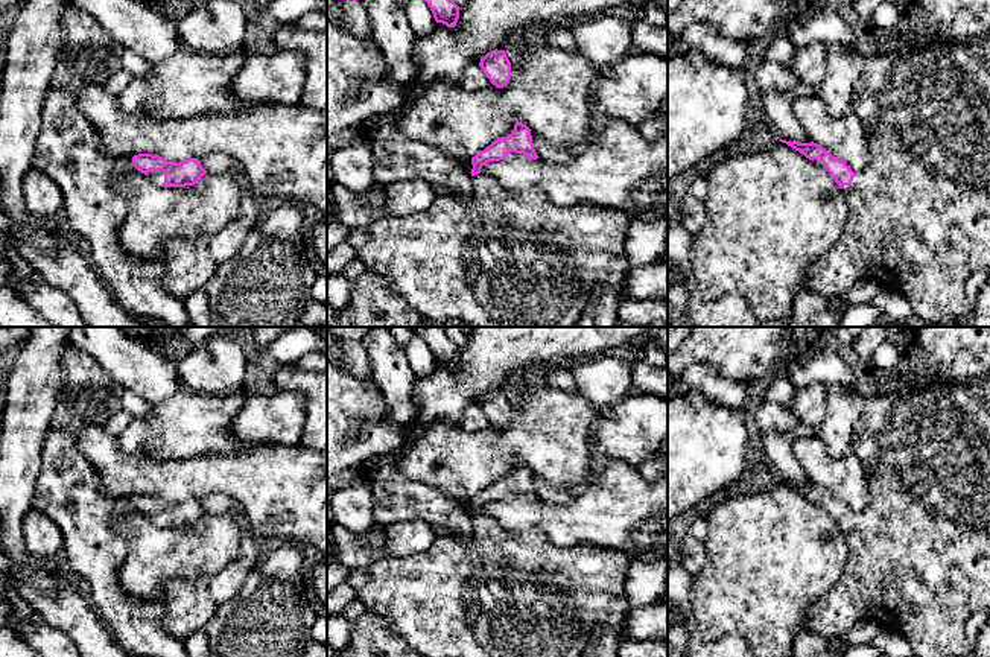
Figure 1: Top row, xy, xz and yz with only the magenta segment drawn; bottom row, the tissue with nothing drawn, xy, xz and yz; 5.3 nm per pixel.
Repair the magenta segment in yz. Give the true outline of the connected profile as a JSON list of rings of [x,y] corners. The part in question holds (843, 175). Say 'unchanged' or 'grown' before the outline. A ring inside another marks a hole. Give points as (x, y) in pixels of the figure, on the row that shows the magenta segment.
grown; [[[935,40],[929,46],[917,49],[893,46],[891,49],[882,50],[877,56],[865,59],[865,68],[861,73],[861,79],[855,84],[852,113],[861,120],[867,131],[871,152],[868,164],[859,172],[853,172],[842,160],[833,157],[814,141],[798,143],[779,140],[803,154],[806,158],[820,161],[839,186],[849,204],[847,227],[841,239],[826,256],[809,263],[803,290],[817,292],[824,297],[844,297],[859,280],[874,280],[882,289],[902,294],[909,301],[912,313],[934,327],[943,327],[970,318],[973,304],[967,301],[964,294],[967,277],[975,271],[984,271],[990,281],[990,70],[966,43]]]

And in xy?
grown; [[[138,154],[132,157],[132,166],[161,187],[195,186],[207,173],[198,158],[172,163],[160,155]]]

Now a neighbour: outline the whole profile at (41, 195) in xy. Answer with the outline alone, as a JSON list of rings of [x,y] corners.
[[[33,166],[23,176],[23,199],[35,217],[52,219],[62,208],[61,189]]]

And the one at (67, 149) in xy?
[[[50,88],[43,100],[32,166],[61,189],[65,230],[91,245],[91,263],[120,306],[166,327],[189,327],[184,300],[164,284],[161,260],[122,251],[119,230],[131,202],[111,186],[116,158],[102,151],[97,131],[67,90]]]

